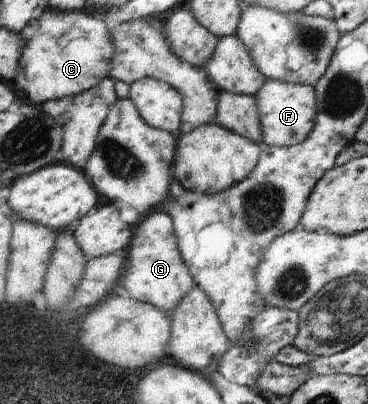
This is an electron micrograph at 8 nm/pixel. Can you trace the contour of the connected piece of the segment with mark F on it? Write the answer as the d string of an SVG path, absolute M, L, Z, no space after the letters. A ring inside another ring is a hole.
M265 79L261 90L255 94L261 140L264 146L290 147L303 142L315 126L315 90L311 85L288 83L287 81Z

